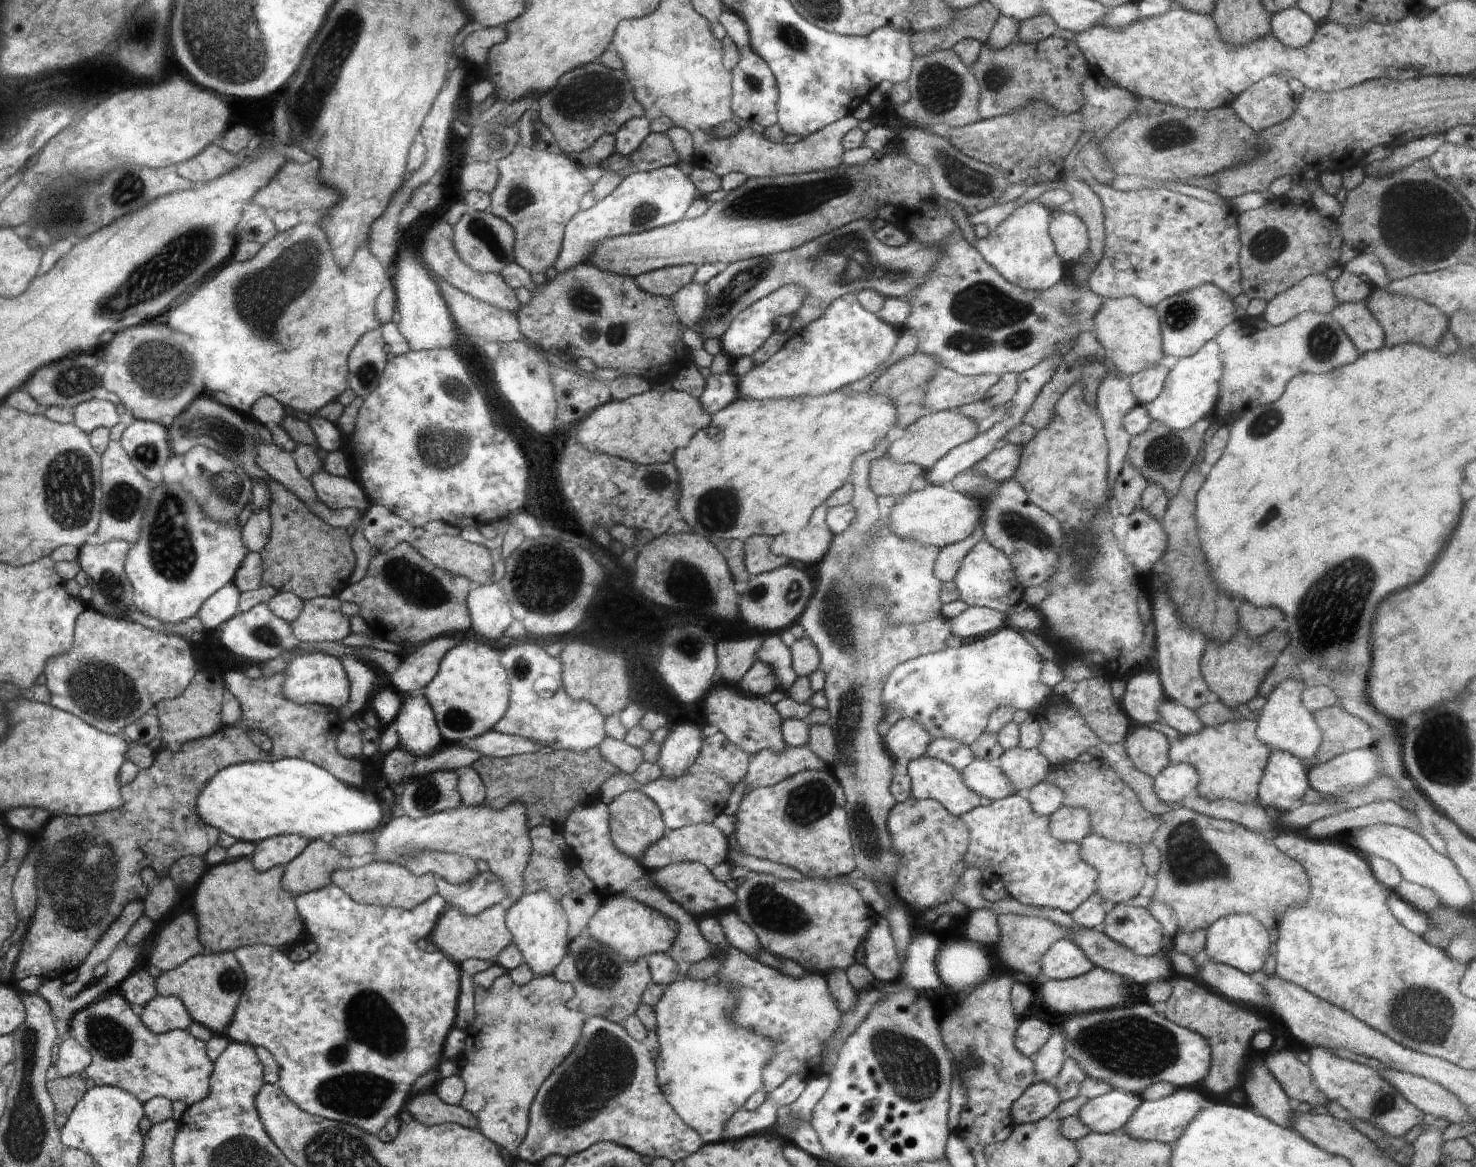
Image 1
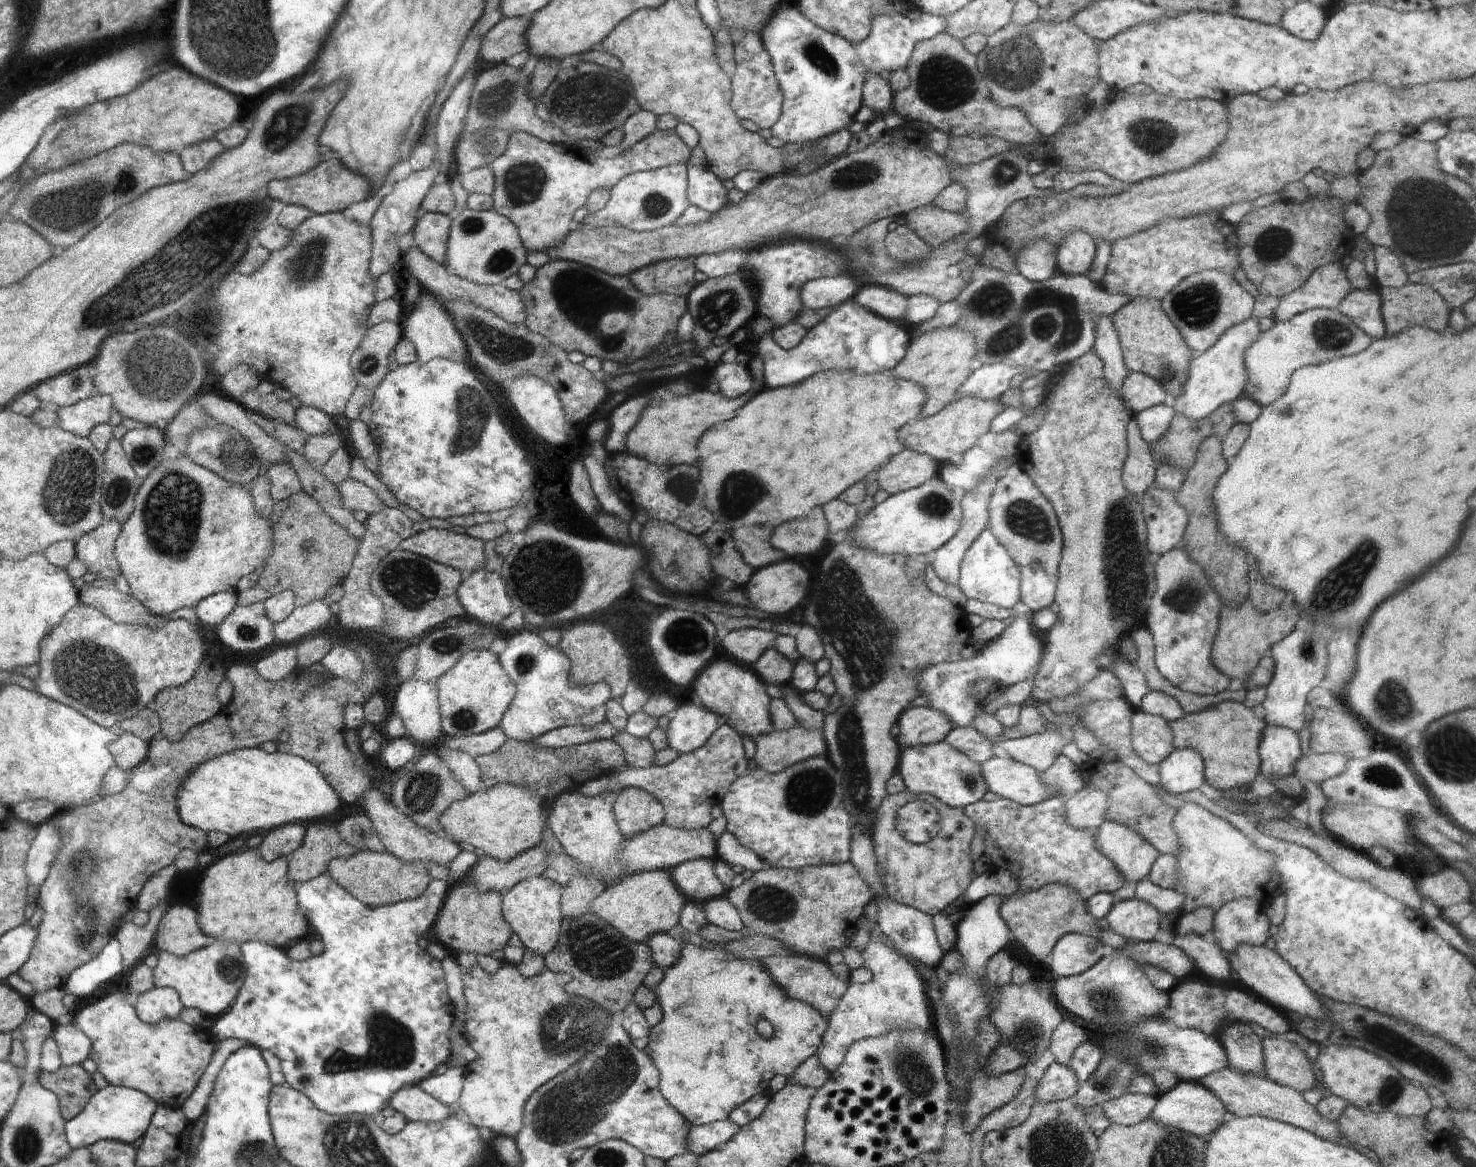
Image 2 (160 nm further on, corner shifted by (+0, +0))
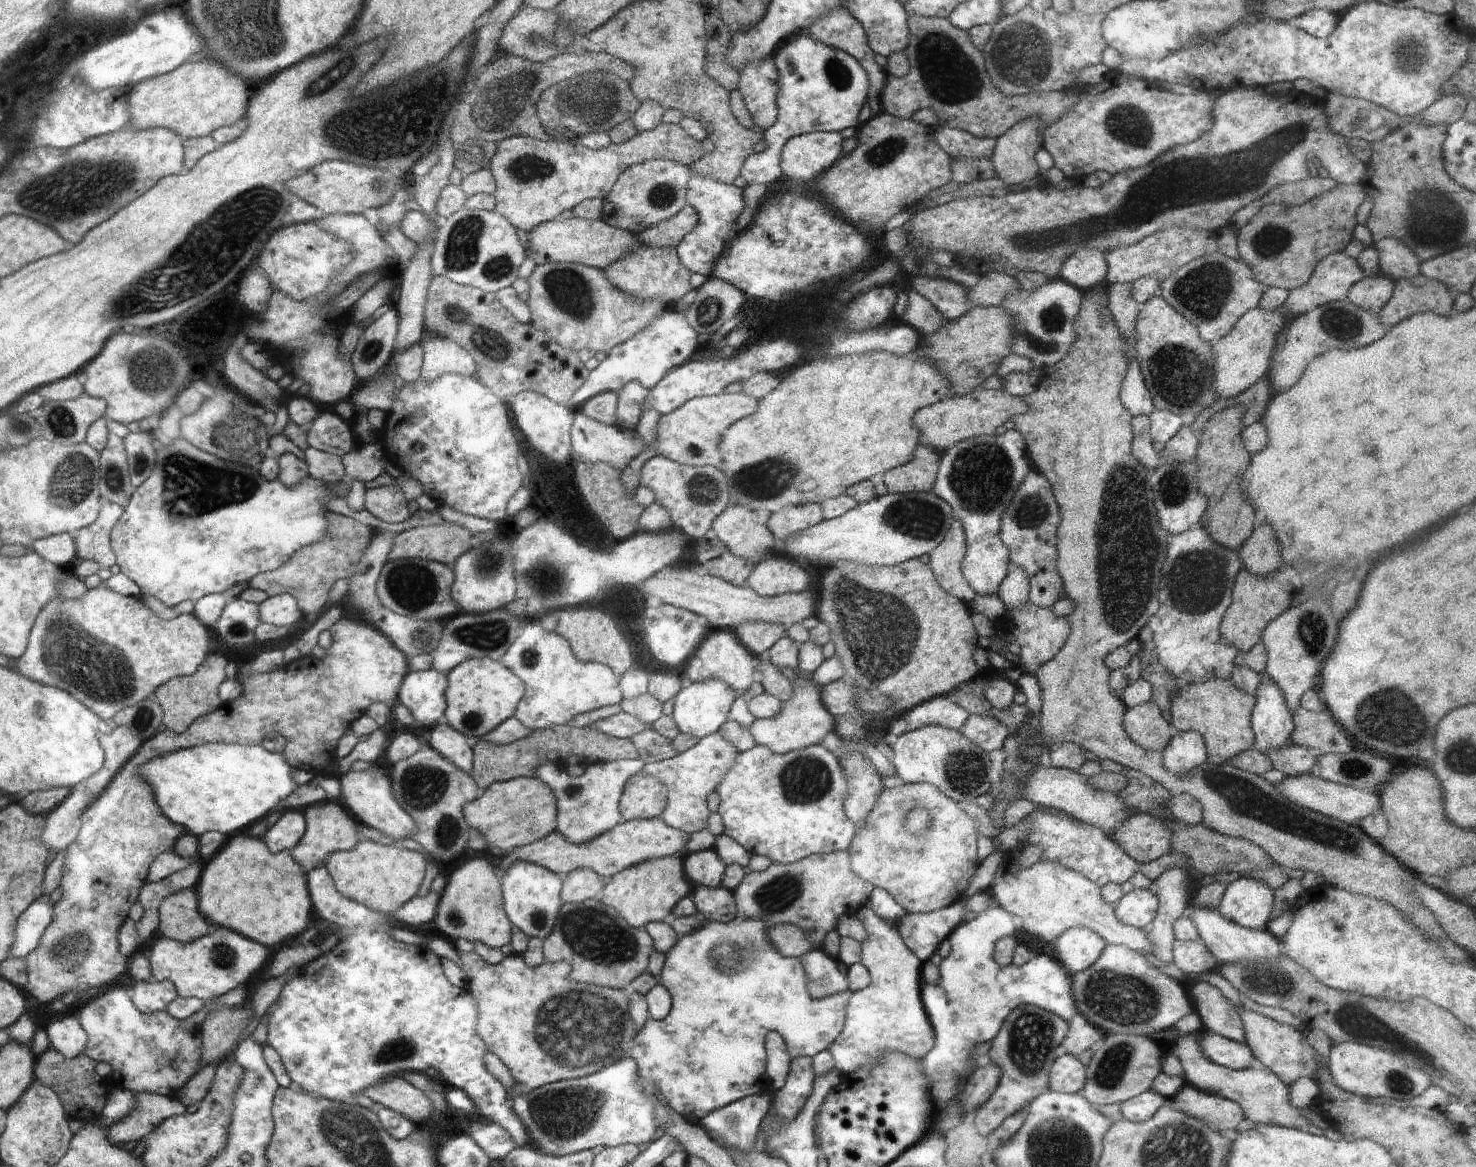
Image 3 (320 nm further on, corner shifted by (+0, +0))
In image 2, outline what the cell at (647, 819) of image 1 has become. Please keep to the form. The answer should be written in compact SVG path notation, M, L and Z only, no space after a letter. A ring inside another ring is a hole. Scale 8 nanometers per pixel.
M624 787L615 800L613 811L624 837L634 837L664 822L665 807L657 796L640 787Z

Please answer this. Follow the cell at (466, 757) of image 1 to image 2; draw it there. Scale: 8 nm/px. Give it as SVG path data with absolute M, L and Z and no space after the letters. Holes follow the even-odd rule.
M503 728L490 729L486 733L471 734L465 737L449 737L443 745L455 751L462 751L472 758L489 755L498 750L509 738Z

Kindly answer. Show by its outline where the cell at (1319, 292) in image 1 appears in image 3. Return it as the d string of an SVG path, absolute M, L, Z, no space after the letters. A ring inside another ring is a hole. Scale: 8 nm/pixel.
M1338 251L1325 256L1313 270L1311 277L1305 285L1295 287L1289 291L1289 295L1282 304L1282 311L1298 316L1323 304L1329 302L1338 302L1347 298L1349 288L1367 275L1367 272L1359 265L1357 259L1350 257L1345 251Z

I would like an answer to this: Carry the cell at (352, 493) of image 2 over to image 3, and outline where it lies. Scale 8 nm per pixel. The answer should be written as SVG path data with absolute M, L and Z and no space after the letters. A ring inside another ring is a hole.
M398 485L368 489L364 502L366 510L382 522L404 522L414 514L408 509L408 502Z

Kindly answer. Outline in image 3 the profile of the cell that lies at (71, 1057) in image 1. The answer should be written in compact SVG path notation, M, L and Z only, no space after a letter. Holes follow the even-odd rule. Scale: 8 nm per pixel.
M65 1016L46 1026L50 1048L67 1059L83 1053L88 1037L79 1017Z

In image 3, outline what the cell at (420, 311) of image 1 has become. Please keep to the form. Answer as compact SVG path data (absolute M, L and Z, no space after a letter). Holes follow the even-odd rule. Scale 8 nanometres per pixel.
M427 332L420 344L423 348L421 378L425 381L434 382L448 373L475 376L477 366L474 357L457 342Z

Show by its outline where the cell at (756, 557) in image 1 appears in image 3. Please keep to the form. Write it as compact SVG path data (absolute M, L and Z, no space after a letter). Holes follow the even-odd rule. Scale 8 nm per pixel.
M734 504L726 507L714 520L715 534L733 555L750 559L769 556L777 542L767 527L768 510L756 511Z

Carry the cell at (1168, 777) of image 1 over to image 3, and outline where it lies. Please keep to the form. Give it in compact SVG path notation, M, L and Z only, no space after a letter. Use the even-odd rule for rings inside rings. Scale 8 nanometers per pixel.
M1194 731L1177 732L1162 753L1165 769L1179 777L1208 760L1204 739Z

